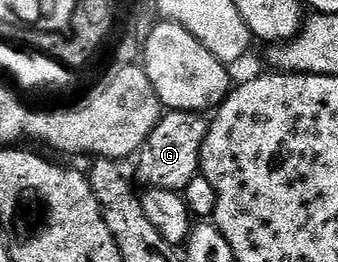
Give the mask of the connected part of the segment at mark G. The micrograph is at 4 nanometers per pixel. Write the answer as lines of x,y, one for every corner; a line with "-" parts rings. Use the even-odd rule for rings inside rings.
165,111
158,126
150,130
150,138
146,138
146,142
140,147
135,161
135,179
140,179
145,189
157,188
183,193
184,188
190,186
196,176
201,175
200,155
206,142
209,123
209,117
198,112

